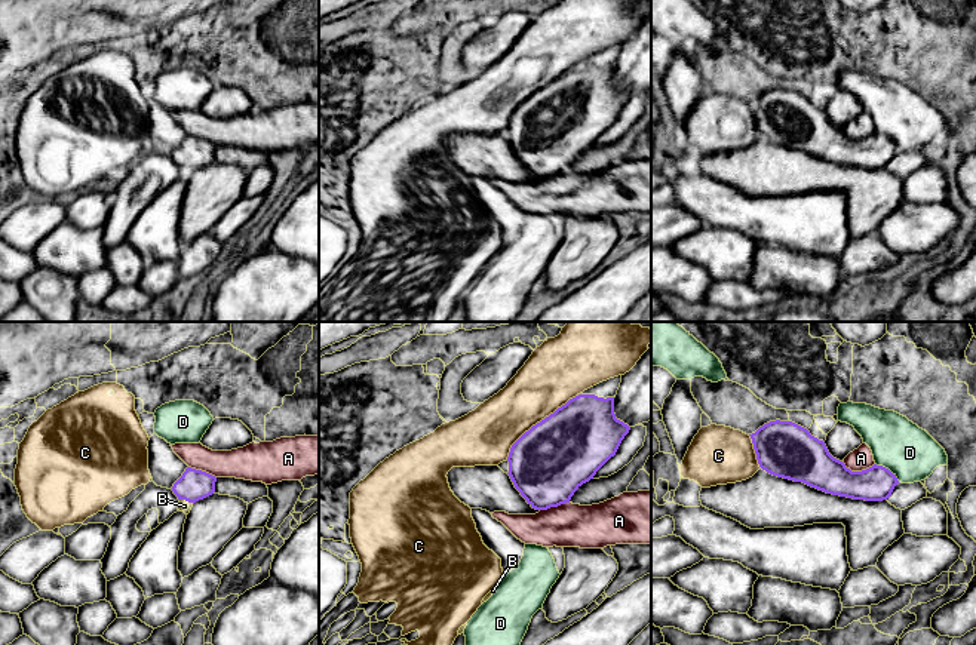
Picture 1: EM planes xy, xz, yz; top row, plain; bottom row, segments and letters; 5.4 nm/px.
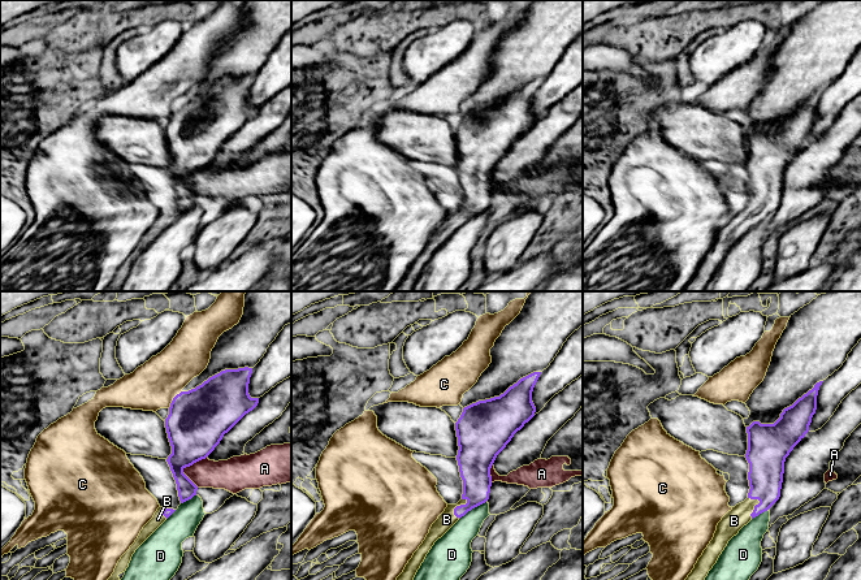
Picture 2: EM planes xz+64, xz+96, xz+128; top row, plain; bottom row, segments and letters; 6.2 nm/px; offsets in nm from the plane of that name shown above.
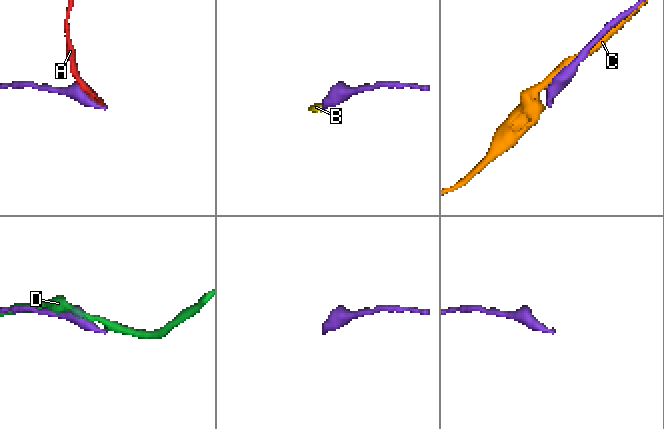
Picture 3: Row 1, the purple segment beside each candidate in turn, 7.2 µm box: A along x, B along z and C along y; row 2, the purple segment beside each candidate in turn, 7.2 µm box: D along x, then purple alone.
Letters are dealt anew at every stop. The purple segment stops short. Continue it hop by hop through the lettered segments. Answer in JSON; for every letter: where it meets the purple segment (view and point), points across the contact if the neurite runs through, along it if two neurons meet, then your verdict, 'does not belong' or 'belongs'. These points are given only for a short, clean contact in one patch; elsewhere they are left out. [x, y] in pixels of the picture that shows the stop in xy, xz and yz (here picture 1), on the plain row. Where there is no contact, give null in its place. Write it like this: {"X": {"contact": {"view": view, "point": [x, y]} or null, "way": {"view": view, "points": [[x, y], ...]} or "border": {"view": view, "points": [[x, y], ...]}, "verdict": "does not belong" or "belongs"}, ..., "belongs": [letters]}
{"A": {"contact": {"view": "yz", "point": [858, 140]}, "border": {"view": "yz", "points": [[841, 129], [852, 138], [865, 138], [874, 132]]}, "verdict": "does not belong"}, "B": {"contact": {"view": "xy", "point": [187, 168]}, "way": {"view": "xy", "points": [[193, 153], [189, 157], [187, 168], [184, 174]]}, "verdict": "belongs"}, "C": {"contact": {"view": "xz", "point": [537, 91]}, "verdict": "does not belong"}, "D": {"contact": {"view": "yz", "point": [887, 137]}, "verdict": "does not belong"}, "belongs": ["B"]}

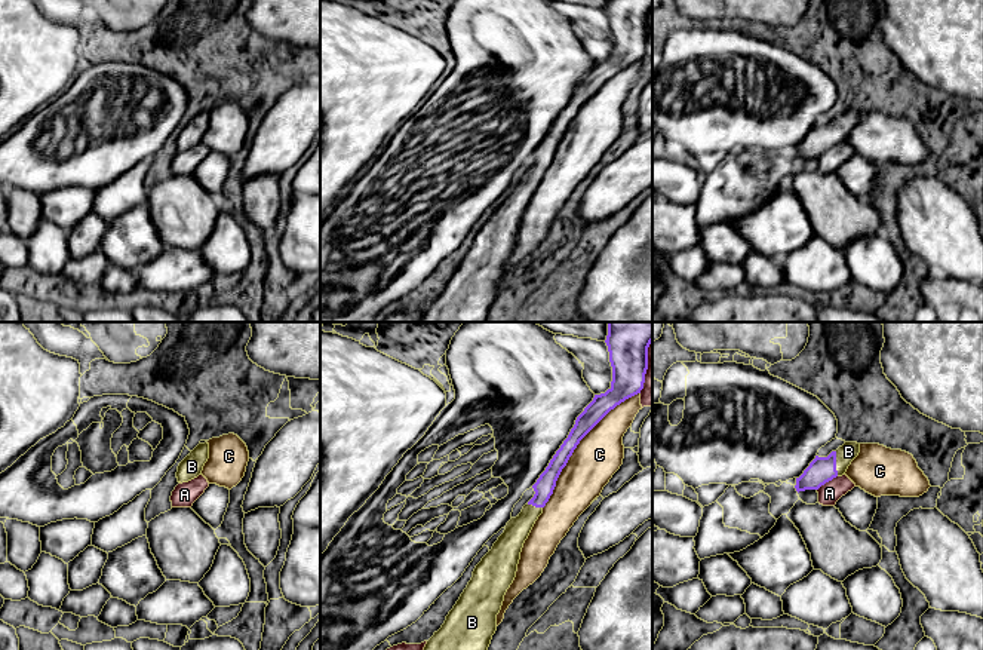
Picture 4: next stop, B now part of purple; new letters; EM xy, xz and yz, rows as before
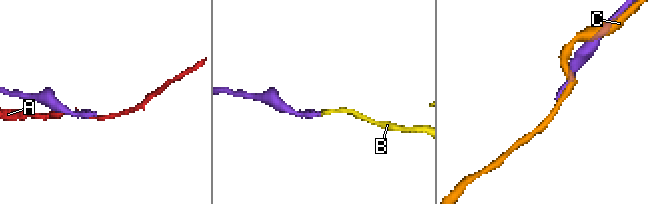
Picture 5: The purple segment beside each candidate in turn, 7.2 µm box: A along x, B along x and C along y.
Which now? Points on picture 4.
{"A": {"contact": {"view": "yz", "point": [826, 149]}, "verdict": "does not belong"}, "B": {"contact": {"view": "yz", "point": [835, 131]}, "verdict": "belongs"}, "C": {"contact": {"view": "xz", "point": [577, 112]}, "verdict": "does not belong"}, "belongs": ["B"]}

